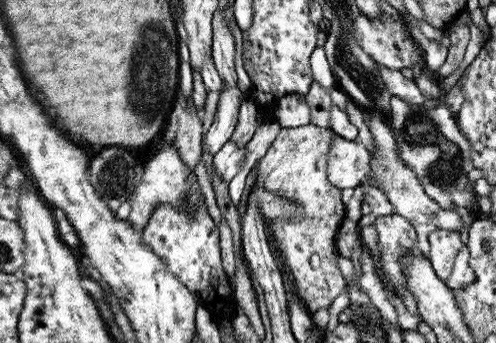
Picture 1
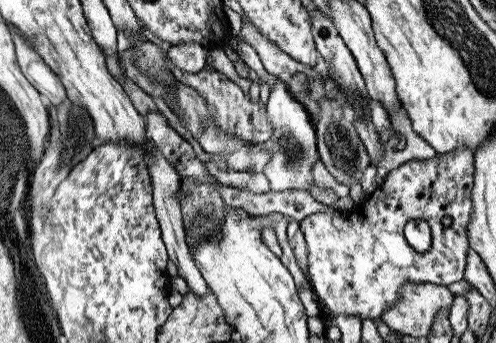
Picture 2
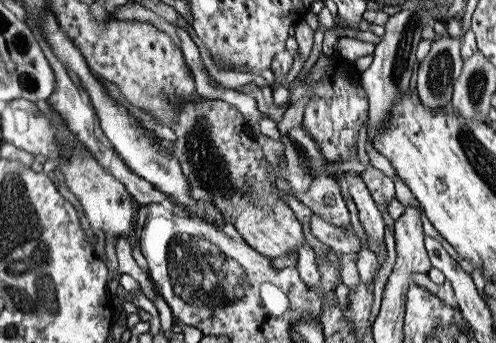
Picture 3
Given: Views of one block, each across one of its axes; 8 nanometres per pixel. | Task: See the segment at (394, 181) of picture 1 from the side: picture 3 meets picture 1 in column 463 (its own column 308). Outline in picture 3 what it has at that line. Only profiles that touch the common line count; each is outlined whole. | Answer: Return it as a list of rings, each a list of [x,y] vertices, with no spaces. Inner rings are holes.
[[[315,214],[309,218],[307,226],[309,226],[311,234],[313,234],[321,244],[325,244],[327,248],[331,248],[333,252],[339,252],[339,254],[351,254],[351,252],[355,252],[355,254],[357,254],[357,252],[361,250],[361,242],[359,242],[361,238],[355,234],[353,226],[349,226],[347,232],[345,232],[345,230],[339,232],[339,228],[335,228],[333,224],[323,222],[323,220],[317,218]]]

